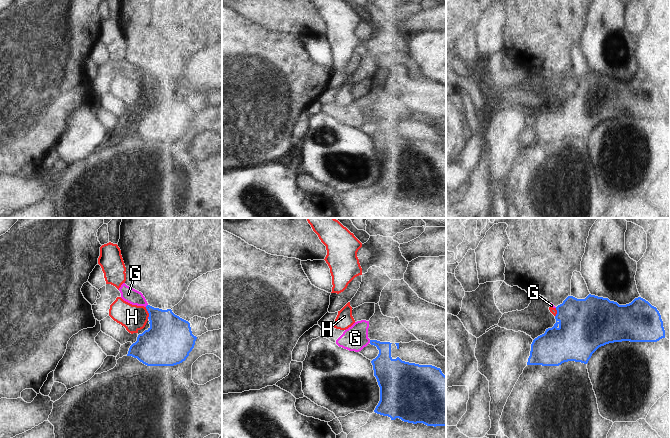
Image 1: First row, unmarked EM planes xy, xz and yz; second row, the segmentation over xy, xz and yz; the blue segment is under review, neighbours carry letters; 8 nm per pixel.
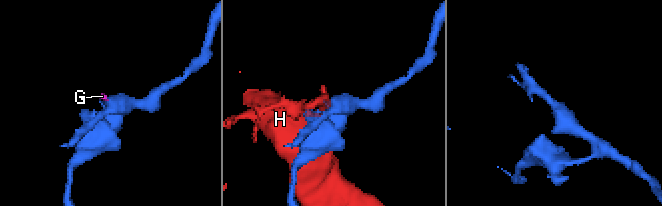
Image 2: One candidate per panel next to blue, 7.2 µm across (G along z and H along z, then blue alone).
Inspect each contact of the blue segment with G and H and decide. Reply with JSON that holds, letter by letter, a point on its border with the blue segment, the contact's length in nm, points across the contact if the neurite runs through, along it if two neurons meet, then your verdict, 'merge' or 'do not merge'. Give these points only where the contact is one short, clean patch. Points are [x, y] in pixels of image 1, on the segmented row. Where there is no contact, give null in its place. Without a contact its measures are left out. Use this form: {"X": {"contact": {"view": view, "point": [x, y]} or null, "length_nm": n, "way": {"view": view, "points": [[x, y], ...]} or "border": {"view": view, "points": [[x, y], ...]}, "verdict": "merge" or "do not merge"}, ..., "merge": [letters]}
{"G": {"contact": {"view": "xz", "point": [370, 341]}, "length_nm": 30, "way": {"view": "xz", "points": [[385, 368], [384, 351], [370, 341], [355, 338]]}, "verdict": "merge"}, "H": {"contact": {"view": "xy", "point": [148, 312]}, "length_nm": 100, "verdict": "do not merge"}, "merge": ["G"]}

